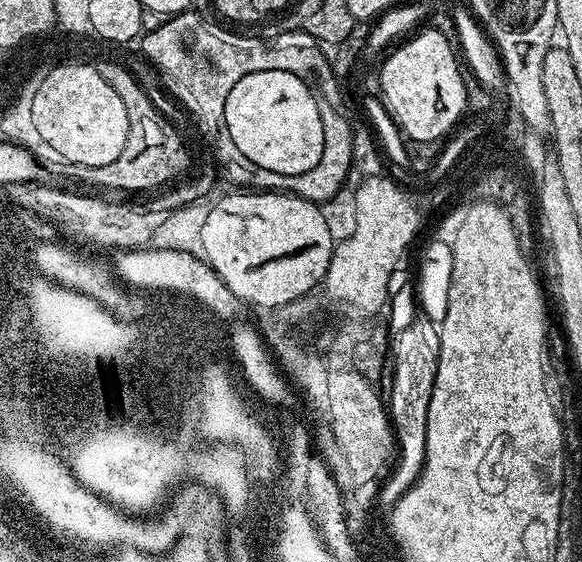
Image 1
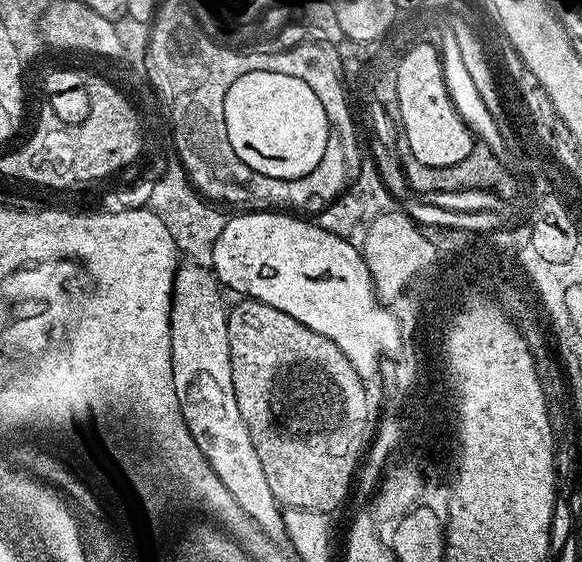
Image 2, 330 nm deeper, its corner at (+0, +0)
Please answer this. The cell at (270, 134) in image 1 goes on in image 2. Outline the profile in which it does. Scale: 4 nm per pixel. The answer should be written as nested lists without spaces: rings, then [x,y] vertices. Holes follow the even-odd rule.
[[[259,72],[240,80],[229,92],[227,124],[247,157],[261,171],[273,169],[278,176],[300,176],[300,172],[318,166],[326,153],[326,112],[318,96],[296,77]]]

